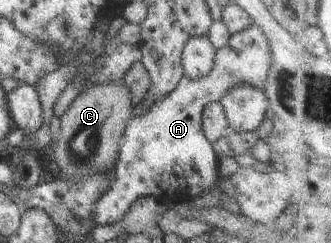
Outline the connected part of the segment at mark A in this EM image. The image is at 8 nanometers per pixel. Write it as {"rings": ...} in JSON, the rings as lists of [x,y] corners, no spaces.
{"rings":[[[252,24],[239,34],[232,34],[225,48],[216,50],[213,70],[194,81],[184,76],[177,88],[163,98],[157,98],[143,112],[132,116],[125,126],[118,152],[119,160],[113,180],[101,198],[96,202],[94,222],[109,226],[119,222],[141,196],[153,196],[165,202],[165,196],[200,196],[217,194],[218,206],[242,214],[239,203],[223,192],[224,178],[217,172],[218,158],[202,130],[202,112],[209,103],[219,103],[225,94],[237,84],[249,84],[265,92],[265,80],[271,68],[269,42],[258,25]]]}

